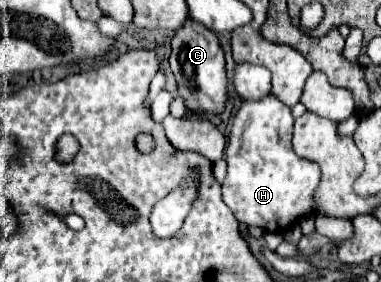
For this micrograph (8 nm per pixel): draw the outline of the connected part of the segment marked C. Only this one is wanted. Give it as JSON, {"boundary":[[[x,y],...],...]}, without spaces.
{"boundary":[[[188,16],[184,26],[172,36],[172,54],[170,68],[178,82],[178,94],[186,100],[186,108],[194,112],[218,114],[226,104],[226,68],[224,68],[224,50],[218,42],[218,36],[212,30],[204,30],[200,22],[192,22]]]}

